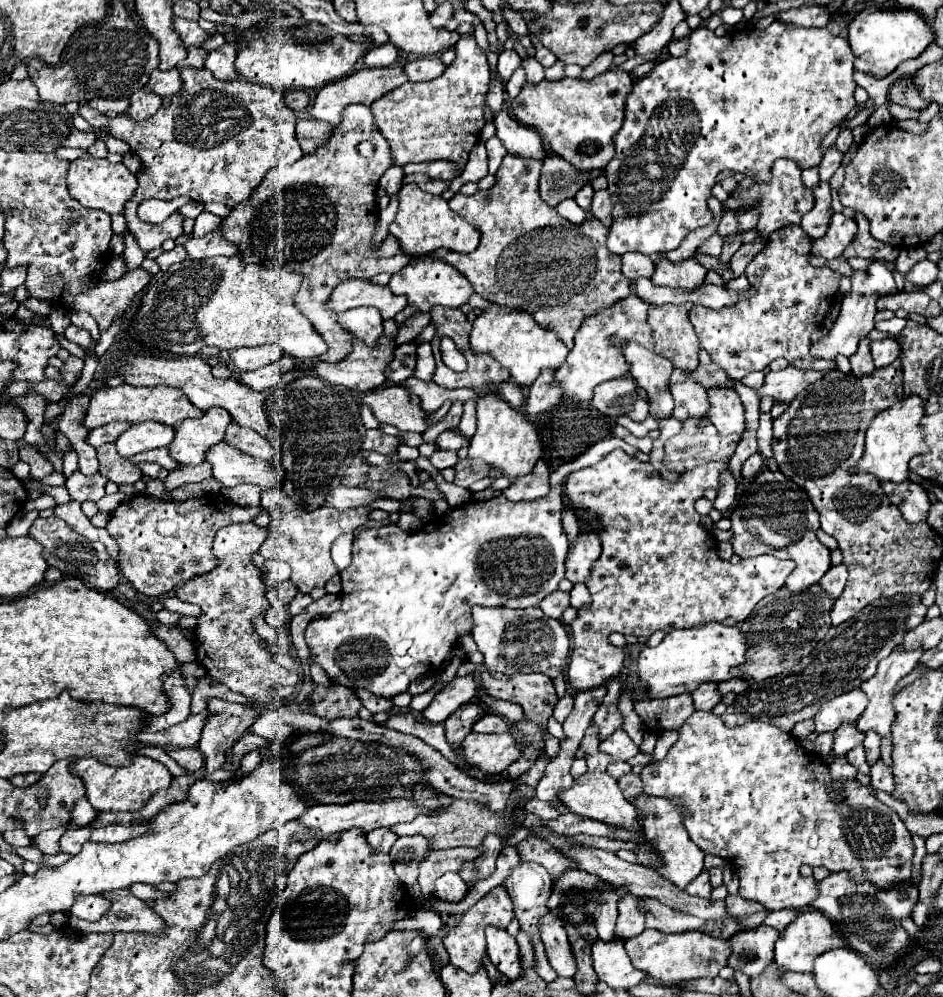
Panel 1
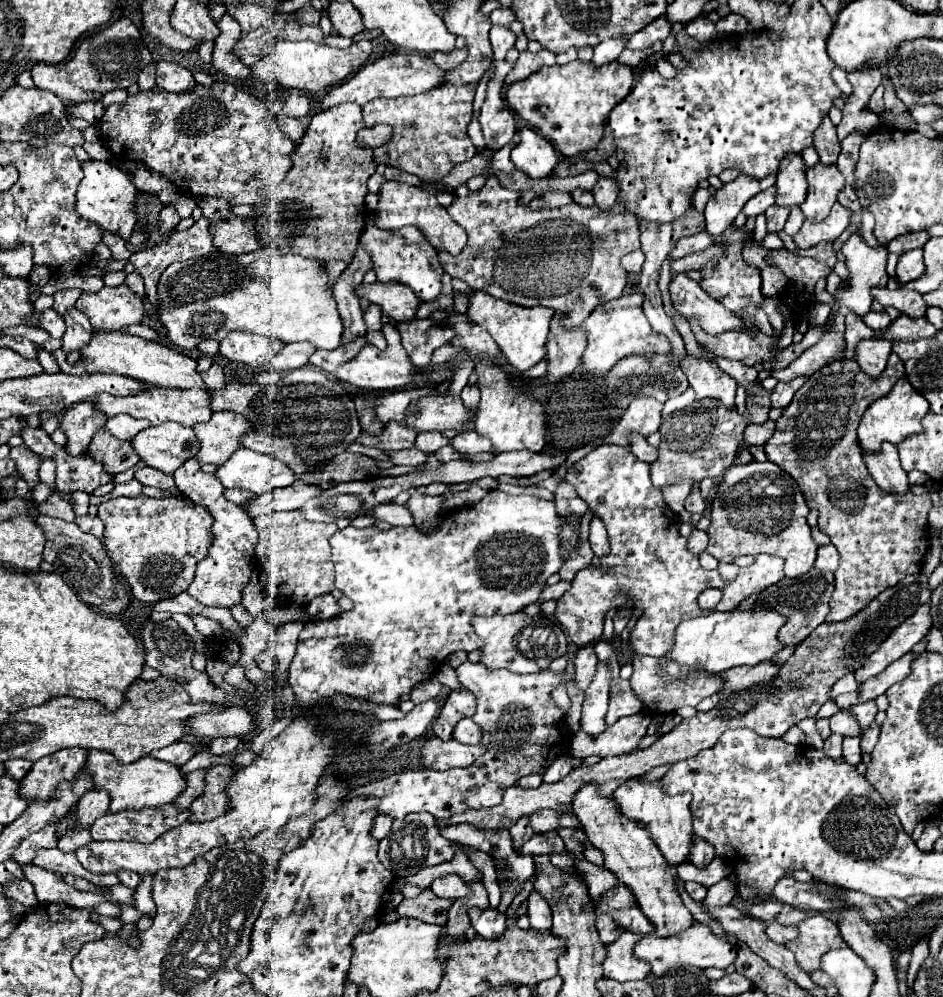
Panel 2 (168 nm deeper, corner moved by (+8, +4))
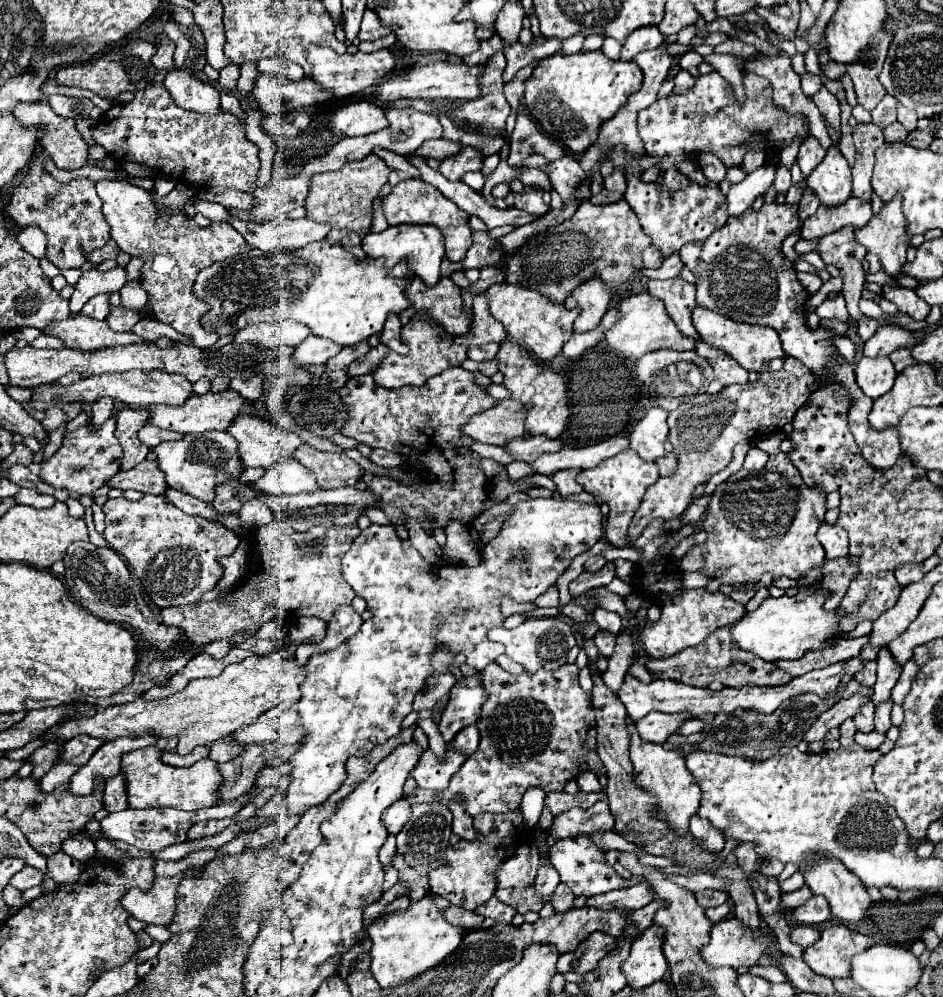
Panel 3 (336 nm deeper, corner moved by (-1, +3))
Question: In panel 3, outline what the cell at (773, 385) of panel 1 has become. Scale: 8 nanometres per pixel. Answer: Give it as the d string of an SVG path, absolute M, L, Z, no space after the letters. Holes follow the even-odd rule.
M894 197L882 207L876 219L870 219L856 231L856 241L866 247L866 253L874 253L880 259L882 271L896 277L906 263L908 237L904 233L906 219L900 209L900 197Z

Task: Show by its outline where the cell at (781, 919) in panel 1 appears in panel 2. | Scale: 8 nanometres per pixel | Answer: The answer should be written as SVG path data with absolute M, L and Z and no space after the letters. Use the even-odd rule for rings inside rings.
M793 908L791 912L783 912L781 916L777 916L777 920L781 924L799 924L801 920L805 920L807 916L811 916L811 912L805 912L801 908Z

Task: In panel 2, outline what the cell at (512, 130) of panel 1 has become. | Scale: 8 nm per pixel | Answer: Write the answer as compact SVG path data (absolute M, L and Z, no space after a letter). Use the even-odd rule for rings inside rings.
M523 126L519 128L521 142L511 150L511 160L519 170L525 170L529 178L547 178L559 164L559 154L551 142L539 132Z

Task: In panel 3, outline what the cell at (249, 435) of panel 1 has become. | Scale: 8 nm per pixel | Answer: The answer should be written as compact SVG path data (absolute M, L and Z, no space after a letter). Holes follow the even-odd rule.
M308 443L300 445L294 451L294 459L316 475L320 489L338 489L346 485L356 485L358 473L362 471L362 467L348 455L318 451Z

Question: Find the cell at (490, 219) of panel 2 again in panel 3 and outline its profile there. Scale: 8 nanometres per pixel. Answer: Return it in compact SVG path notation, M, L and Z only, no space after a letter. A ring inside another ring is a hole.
M626 199L610 205L592 205L590 201L584 201L574 217L556 225L556 245L550 245L548 237L532 237L514 253L504 253L488 231L472 231L472 241L474 243L462 261L464 271L496 265L506 273L506 283L536 287L534 291L542 293L552 303L564 303L578 285L596 277L614 291L616 285L630 281L636 271L640 271L640 253L650 245L648 235L642 231L638 217Z

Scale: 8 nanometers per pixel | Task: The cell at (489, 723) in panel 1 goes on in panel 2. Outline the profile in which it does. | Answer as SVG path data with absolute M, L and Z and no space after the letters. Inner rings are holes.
M463 718L463 720L459 720L459 724L453 730L453 738L459 740L461 744L479 744L481 730L471 718Z

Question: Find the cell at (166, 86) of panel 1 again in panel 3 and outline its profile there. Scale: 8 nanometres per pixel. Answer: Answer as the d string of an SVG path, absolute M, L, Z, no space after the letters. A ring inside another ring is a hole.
M184 69L170 71L164 79L164 87L182 109L190 109L204 115L214 115L220 111L218 89L206 81L200 81Z

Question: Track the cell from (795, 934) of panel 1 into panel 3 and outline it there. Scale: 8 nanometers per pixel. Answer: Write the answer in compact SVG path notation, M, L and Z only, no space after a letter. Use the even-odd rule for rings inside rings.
M844 925L820 931L820 939L804 949L804 961L822 977L848 977L852 955L868 949L872 937L856 933Z

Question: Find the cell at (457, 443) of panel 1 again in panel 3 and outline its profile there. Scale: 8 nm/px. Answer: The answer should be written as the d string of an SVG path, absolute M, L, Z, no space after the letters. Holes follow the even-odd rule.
M532 437L532 439L516 439L516 441L508 441L506 445L502 445L516 461L526 461L532 463L538 455L542 453L552 453L552 451L560 451L562 443L560 439L546 439L546 437Z

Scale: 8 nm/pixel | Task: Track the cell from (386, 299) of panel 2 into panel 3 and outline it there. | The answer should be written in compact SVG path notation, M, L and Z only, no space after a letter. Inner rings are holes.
M414 277L406 289L406 297L410 299L416 313L428 315L436 325L442 325L446 333L468 333L472 315L462 311L460 287L456 287L448 277L442 277L442 281L438 281L434 287L426 287L418 277Z

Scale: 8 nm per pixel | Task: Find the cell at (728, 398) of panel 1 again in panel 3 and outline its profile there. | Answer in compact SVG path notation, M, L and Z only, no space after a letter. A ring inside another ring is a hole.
M698 341L696 353L710 363L710 367L714 369L714 381L722 383L724 387L734 383L748 383L748 371L742 369L742 365L738 365L738 361L734 361L726 353L710 347L704 341Z

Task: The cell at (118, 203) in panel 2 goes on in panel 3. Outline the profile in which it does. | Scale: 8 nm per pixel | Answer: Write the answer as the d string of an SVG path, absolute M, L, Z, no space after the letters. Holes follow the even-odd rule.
M102 179L96 183L96 191L102 199L102 213L110 225L112 239L128 255L144 257L140 283L150 295L152 315L158 321L172 325L176 331L190 335L196 347L210 347L216 343L218 335L200 325L200 317L208 311L208 305L190 297L190 289L196 273L206 265L250 251L246 239L232 225L220 221L212 221L208 227L198 227L178 211L172 215L158 215L150 193L124 179Z

